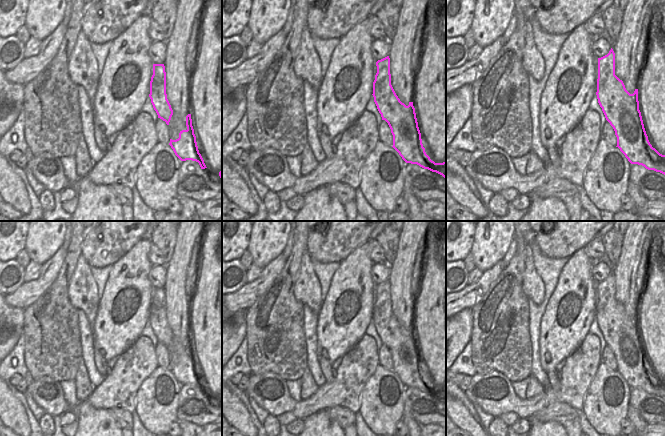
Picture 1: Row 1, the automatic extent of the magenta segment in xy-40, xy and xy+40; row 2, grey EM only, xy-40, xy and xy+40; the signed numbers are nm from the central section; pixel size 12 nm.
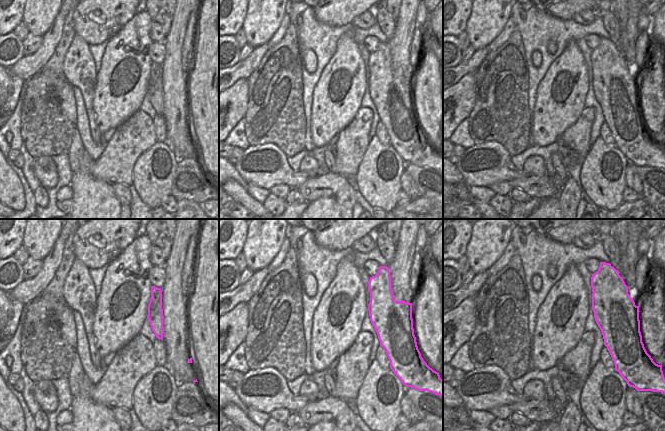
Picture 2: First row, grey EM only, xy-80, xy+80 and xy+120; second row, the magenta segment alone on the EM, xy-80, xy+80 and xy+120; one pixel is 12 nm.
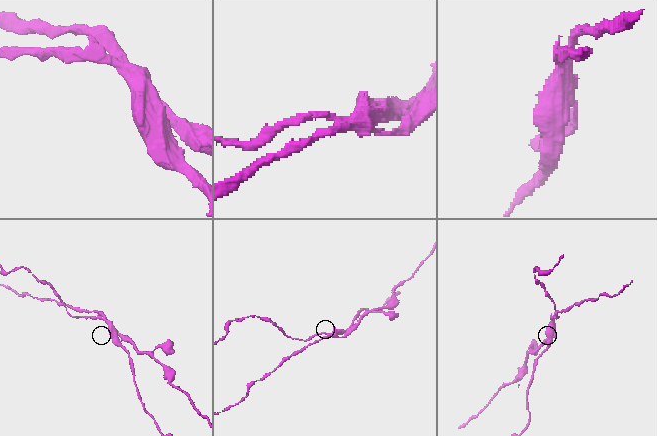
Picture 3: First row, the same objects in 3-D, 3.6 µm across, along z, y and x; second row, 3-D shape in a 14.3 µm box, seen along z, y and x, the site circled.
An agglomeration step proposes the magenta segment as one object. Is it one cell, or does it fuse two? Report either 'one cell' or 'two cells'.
two cells

